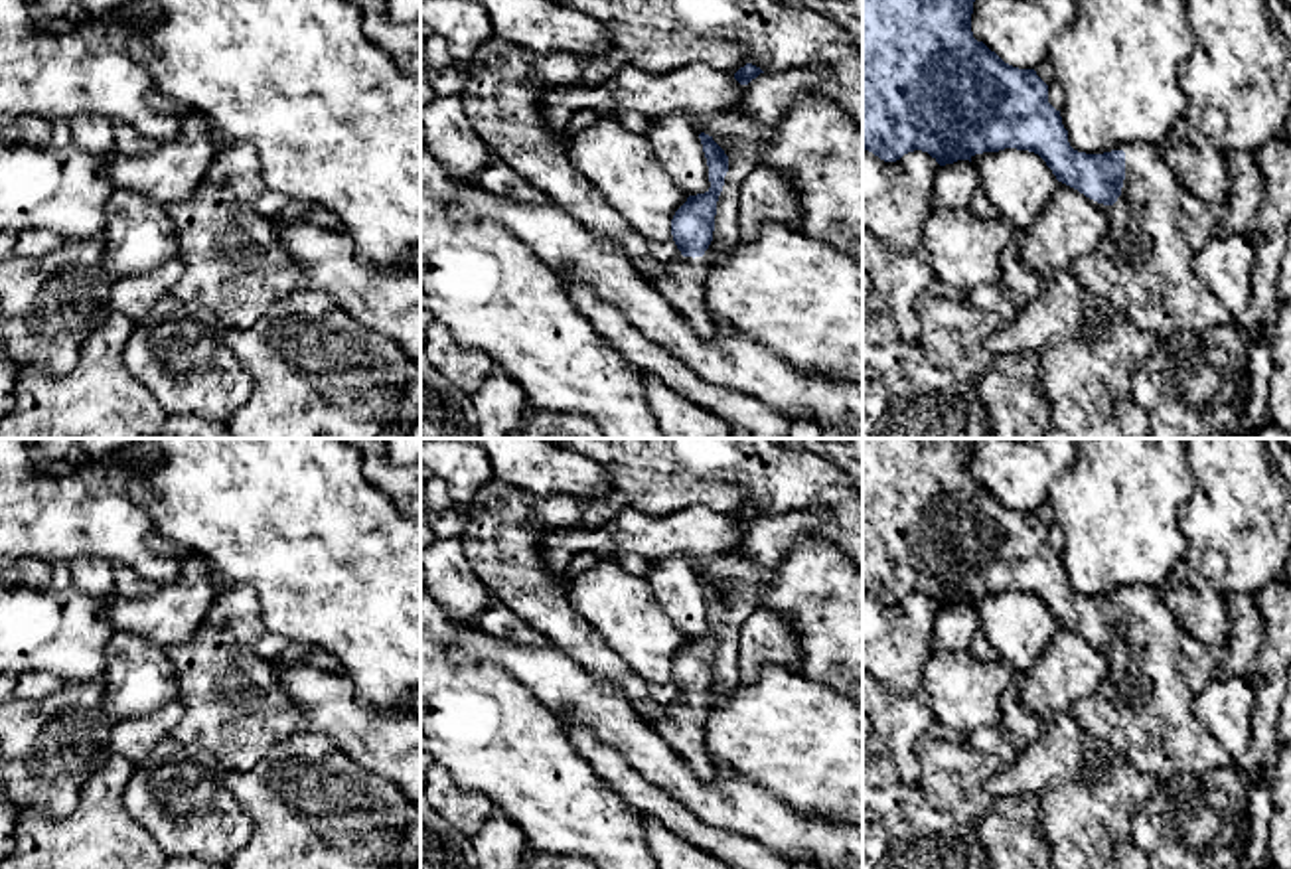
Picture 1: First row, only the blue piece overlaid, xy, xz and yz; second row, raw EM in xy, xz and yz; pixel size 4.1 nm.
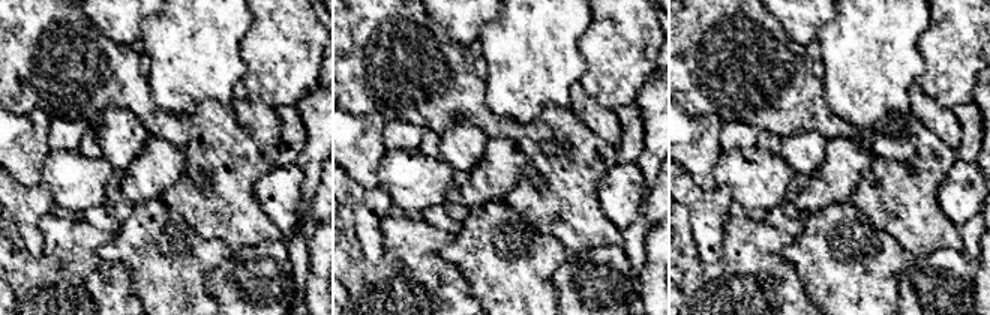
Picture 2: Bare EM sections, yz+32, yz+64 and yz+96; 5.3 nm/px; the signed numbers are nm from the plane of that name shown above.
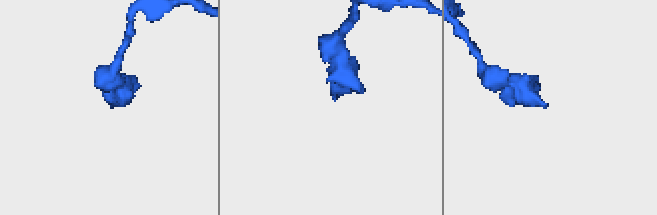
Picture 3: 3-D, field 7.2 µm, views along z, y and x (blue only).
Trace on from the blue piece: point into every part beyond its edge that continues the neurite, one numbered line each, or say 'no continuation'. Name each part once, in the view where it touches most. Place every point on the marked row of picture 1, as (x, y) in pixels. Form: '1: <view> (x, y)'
1: yz (1143, 267)

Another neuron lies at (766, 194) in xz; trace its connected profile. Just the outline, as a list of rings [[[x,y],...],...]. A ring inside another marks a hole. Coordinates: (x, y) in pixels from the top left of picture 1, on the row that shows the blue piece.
[[[764,164],[756,166],[738,192],[740,241],[756,239],[768,221],[799,229],[799,198],[799,190],[784,172]]]

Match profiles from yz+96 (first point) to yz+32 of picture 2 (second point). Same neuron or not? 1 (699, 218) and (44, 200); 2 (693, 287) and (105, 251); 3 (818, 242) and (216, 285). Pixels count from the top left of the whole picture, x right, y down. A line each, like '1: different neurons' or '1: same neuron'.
1: same neuron
2: different neurons
3: different neurons

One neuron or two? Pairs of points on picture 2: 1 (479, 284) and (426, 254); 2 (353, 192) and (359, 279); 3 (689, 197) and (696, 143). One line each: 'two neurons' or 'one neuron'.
1: two neurons
2: two neurons
3: two neurons

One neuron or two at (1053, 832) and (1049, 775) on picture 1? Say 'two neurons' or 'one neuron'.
one neuron

